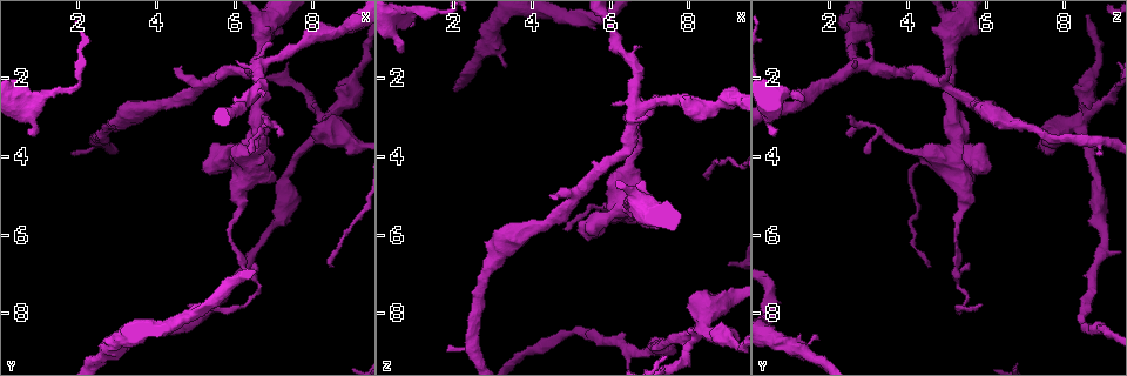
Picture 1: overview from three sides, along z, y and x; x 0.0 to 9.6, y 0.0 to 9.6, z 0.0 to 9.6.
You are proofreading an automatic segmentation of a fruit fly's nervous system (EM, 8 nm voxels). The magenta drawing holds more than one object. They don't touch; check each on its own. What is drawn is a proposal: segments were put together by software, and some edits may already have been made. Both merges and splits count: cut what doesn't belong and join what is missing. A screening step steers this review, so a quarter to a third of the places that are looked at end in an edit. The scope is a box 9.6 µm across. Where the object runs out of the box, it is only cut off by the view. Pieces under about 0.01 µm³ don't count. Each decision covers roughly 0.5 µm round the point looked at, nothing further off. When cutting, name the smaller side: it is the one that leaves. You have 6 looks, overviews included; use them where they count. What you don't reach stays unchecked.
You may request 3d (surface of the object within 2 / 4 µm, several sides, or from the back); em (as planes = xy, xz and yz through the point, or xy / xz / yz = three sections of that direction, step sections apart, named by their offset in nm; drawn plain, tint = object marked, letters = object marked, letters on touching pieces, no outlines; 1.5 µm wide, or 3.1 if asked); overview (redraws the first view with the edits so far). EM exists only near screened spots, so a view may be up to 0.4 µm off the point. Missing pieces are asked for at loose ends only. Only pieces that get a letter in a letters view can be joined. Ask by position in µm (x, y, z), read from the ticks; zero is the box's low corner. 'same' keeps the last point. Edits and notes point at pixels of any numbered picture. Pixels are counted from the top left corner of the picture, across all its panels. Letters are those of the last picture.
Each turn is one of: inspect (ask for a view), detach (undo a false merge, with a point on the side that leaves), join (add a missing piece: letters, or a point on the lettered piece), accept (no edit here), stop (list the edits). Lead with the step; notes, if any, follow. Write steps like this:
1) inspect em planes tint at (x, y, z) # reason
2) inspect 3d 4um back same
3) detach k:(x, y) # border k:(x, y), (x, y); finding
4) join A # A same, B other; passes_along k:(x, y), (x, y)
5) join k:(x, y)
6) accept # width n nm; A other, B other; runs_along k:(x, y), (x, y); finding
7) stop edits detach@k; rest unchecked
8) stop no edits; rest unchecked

inspect 3d 4um at (8.30, 3.20, 8.25) # thin neck

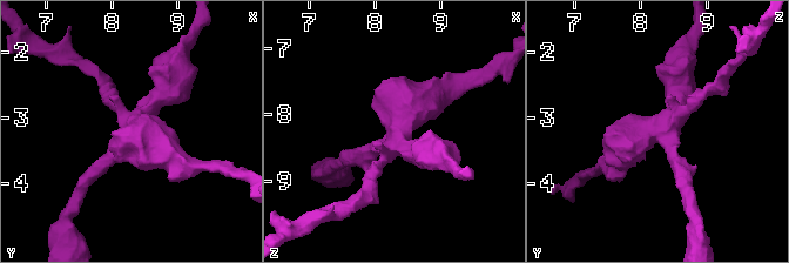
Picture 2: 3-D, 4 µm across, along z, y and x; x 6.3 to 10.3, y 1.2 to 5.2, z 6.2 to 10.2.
inspect em planes tint at (8.35, 3.25, 8.25) # now the EM

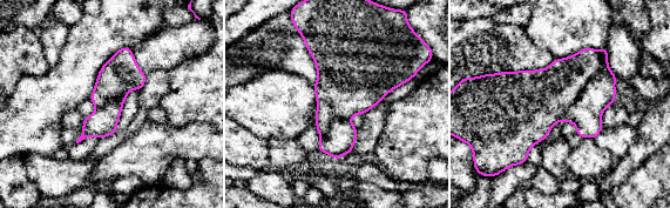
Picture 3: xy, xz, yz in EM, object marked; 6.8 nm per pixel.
inspect em planes letters same

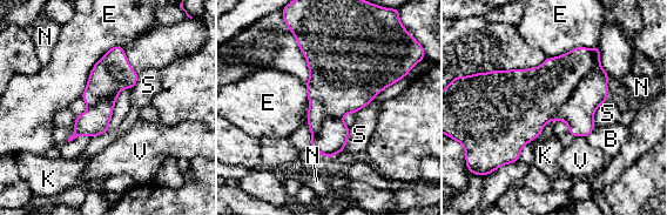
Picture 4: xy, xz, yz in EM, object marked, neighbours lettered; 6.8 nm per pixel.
detach 4:(545, 89) # longest_contact E 460 nm; B other, E other, K other, N other, S other, V other; border 4:(592, 49), (597, 68), (553, 118); two neurons meet here

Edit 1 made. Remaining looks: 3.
inspect overview # redraw

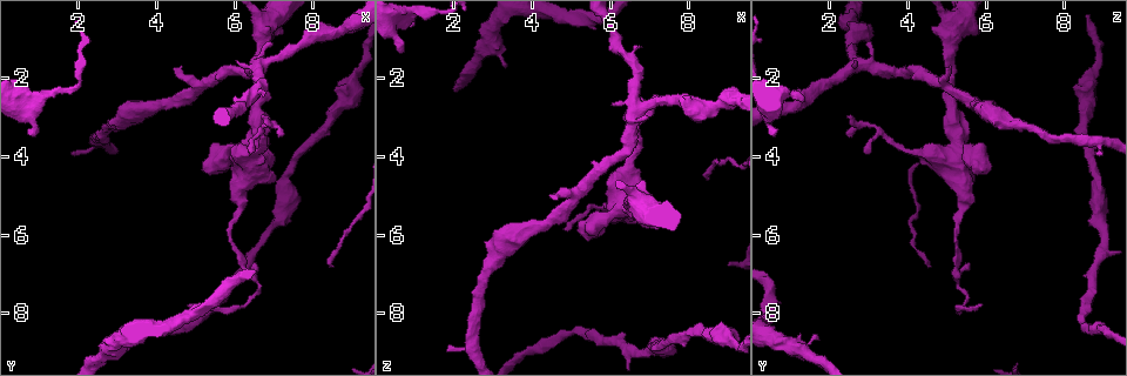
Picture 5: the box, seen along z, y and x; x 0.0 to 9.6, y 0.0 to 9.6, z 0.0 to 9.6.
inspect em xz step 8 tint at (6.70, 3.00, 2.50) # free end

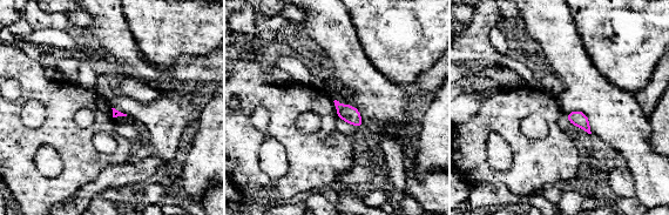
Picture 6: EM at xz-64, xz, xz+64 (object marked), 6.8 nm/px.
inspect em planes letters same

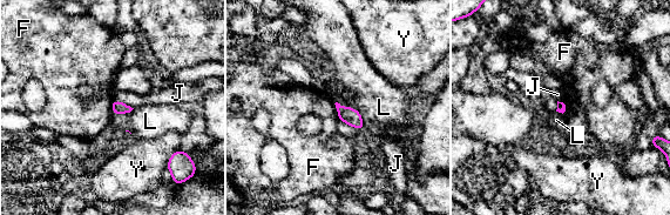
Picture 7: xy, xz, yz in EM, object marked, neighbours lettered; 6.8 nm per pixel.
accept # F other, J other, L other, Y other; border 7:(333, 103), (339, 119); no lettered piece goes on from it

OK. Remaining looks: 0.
stop edits detach@4; rest unchecked

